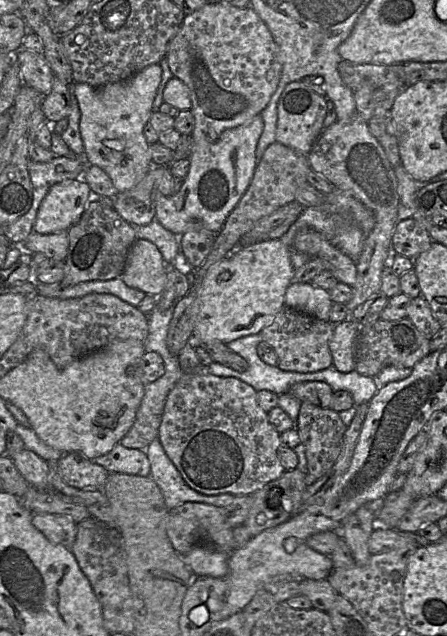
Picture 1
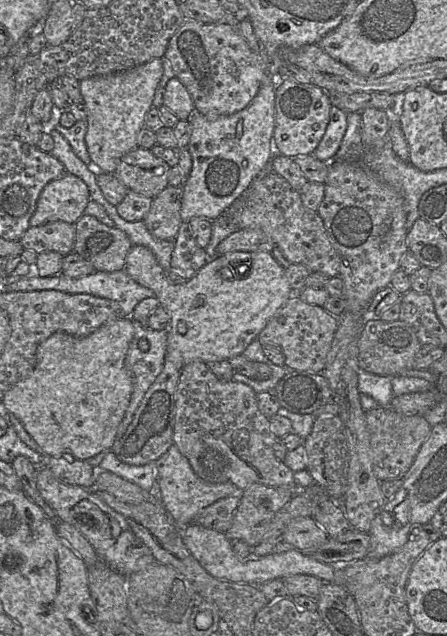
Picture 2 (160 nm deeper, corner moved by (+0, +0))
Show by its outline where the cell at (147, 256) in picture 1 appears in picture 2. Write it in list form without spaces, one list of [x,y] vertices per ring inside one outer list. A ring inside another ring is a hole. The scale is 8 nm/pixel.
[[[133,245],[126,256],[124,271],[138,284],[151,289],[160,305],[167,311],[169,315],[168,327],[165,329],[167,349],[177,350],[184,364],[194,360],[201,360],[205,363],[229,360],[242,354],[293,293],[285,275],[285,269],[274,259],[271,252],[236,251],[216,255],[191,279],[184,284],[176,285],[169,281],[167,272],[158,264],[148,247]],[[223,267],[233,268],[232,279],[221,277],[220,270]]]

